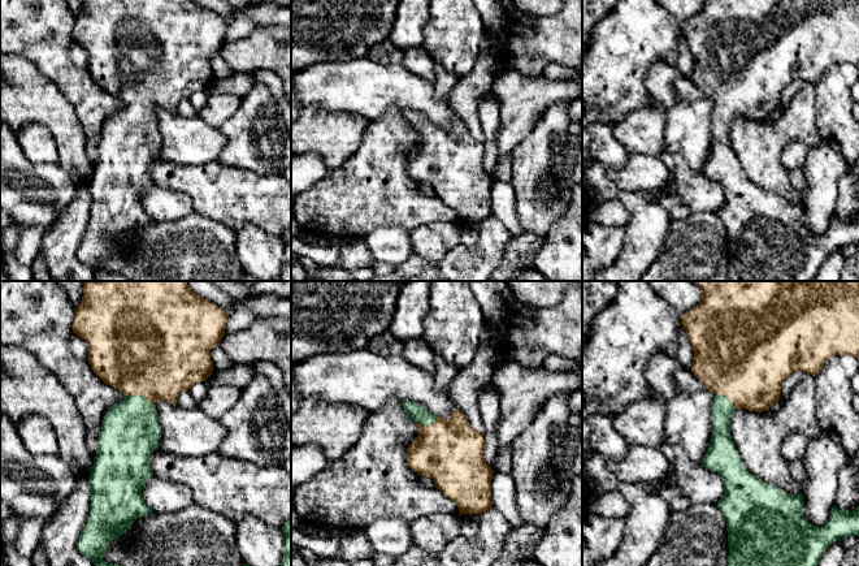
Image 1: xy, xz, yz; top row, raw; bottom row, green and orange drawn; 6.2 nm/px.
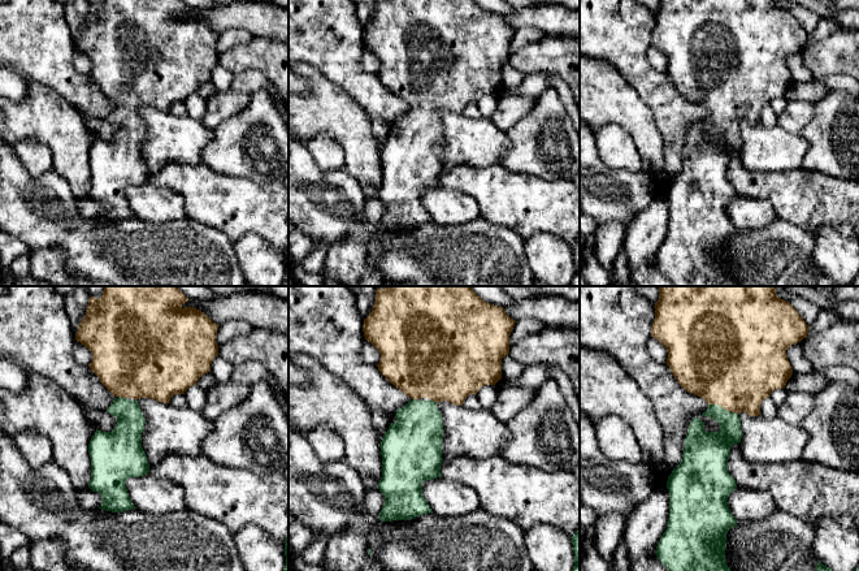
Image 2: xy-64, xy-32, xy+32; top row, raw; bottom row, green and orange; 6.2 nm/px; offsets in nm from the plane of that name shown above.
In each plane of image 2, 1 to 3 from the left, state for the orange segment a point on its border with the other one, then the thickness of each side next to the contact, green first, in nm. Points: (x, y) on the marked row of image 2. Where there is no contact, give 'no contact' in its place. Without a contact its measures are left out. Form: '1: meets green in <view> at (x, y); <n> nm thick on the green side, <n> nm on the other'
1: meets green in xy-64 at (122, 398); 190 nm thick on the green side, 480 nm on the other
2: meets green in xy-32 at (433, 401); 320 nm thick on the green side, 480 nm on the other
3: meets green in xy+32 at (721, 407); 190 nm thick on the green side, 480 nm on the other

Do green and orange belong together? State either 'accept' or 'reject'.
accept

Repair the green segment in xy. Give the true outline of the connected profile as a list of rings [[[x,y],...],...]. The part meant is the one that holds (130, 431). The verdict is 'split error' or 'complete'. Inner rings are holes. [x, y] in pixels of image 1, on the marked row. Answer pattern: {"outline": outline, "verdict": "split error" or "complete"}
{"outline": [[[84,281],[83,297],[75,308],[75,315],[73,319],[73,333],[78,334],[87,342],[90,349],[87,360],[95,373],[105,384],[118,389],[125,396],[121,402],[116,403],[108,410],[103,419],[101,431],[97,437],[97,450],[96,455],[94,457],[94,466],[88,476],[88,484],[91,487],[90,514],[87,523],[79,536],[77,549],[82,556],[90,558],[94,562],[94,566],[121,566],[105,562],[101,557],[103,552],[108,548],[108,544],[112,540],[120,539],[138,518],[147,517],[152,513],[142,497],[142,485],[153,476],[149,461],[161,437],[161,425],[159,423],[159,414],[155,403],[157,401],[165,401],[170,405],[177,405],[177,399],[182,392],[188,390],[195,383],[207,381],[213,372],[211,350],[216,345],[220,345],[222,337],[225,336],[226,321],[226,312],[216,303],[192,293],[187,285],[187,281]]], "verdict": "split error"}

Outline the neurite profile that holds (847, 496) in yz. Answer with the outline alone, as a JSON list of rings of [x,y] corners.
[[[853,463],[838,474],[838,491],[836,507],[842,511],[853,511],[859,506],[859,468]]]

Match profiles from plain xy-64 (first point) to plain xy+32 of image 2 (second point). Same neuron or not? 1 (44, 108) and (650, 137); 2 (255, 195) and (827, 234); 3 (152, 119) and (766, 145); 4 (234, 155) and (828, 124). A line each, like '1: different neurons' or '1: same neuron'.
1: same neuron
2: different neurons
3: same neuron
4: same neuron

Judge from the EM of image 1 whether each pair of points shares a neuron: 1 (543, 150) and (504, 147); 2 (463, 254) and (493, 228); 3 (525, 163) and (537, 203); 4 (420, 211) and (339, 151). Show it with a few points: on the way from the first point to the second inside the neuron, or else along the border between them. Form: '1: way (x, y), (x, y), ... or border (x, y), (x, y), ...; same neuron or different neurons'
1: border (534, 124), (533, 129), (511, 154); different neurons
2: way (472, 254), (490, 237); same neuron
3: way (536, 173), (537, 193); same neuron
4: border (363, 130), (360, 146), (338, 167), (328, 172); different neurons

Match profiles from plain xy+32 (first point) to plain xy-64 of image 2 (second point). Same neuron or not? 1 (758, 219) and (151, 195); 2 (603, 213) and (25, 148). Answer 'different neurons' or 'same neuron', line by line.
1: same neuron
2: different neurons

